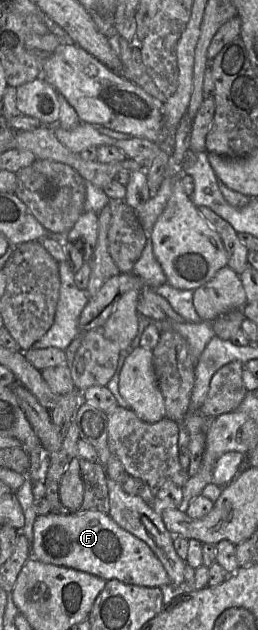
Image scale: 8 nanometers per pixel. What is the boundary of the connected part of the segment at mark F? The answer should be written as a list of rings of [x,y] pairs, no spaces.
[[[97,510],[77,511],[68,515],[54,512],[38,515],[33,525],[30,559],[84,571],[106,581],[117,579],[126,584],[160,587],[161,589],[167,589],[171,586],[164,566],[150,547],[141,539],[122,529],[108,514]]]

